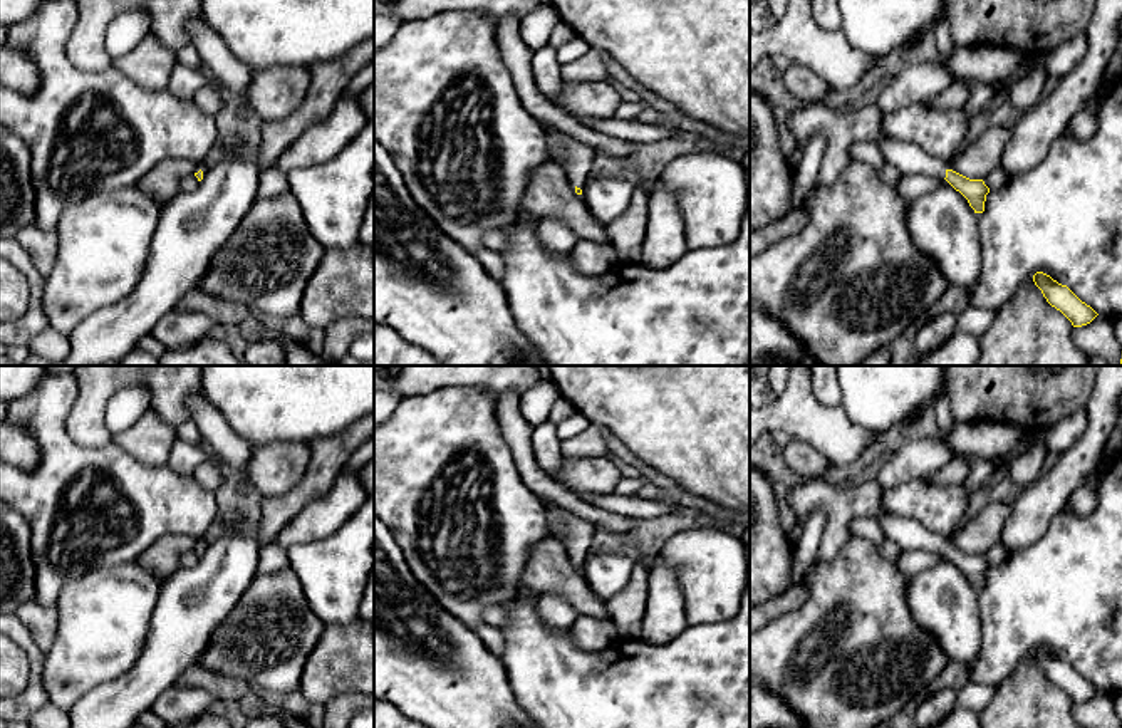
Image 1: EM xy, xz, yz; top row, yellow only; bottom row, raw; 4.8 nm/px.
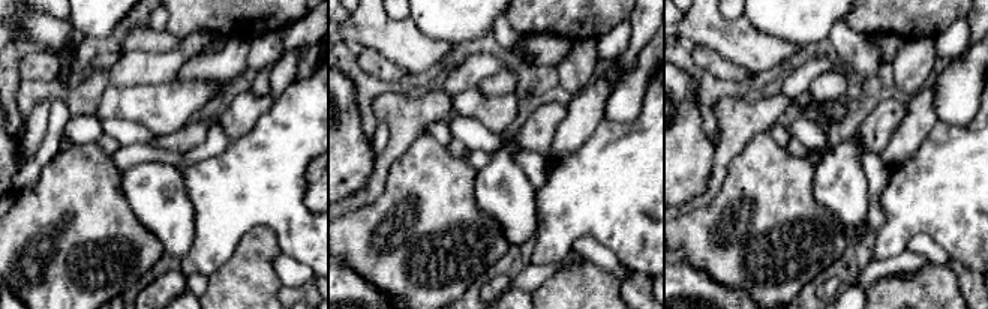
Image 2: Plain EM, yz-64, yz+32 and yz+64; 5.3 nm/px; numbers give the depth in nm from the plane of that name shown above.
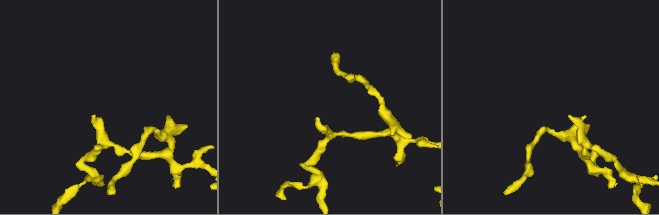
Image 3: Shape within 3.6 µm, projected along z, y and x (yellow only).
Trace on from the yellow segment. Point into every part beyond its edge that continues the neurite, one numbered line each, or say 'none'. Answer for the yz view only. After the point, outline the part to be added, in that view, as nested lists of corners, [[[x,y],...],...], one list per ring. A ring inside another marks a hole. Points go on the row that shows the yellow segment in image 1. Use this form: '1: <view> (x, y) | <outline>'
1: yz (906, 156) | [[[884,138],[877,144],[884,161],[896,166],[901,174],[946,178],[948,163],[914,143]]]

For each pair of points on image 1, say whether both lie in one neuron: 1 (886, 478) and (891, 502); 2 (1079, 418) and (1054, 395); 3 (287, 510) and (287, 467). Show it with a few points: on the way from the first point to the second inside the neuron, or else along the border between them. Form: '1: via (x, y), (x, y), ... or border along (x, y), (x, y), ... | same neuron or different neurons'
1: border along (923, 477), (884, 488) | different neurons
2: border along (1084, 408), (1064, 416), (1042, 431) | different neurons
3: border along (309, 458), (304, 477), (294, 487), (264, 497) | different neurons

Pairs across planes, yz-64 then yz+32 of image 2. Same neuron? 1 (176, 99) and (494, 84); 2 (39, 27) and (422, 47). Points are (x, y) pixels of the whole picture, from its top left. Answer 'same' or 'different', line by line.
1: different
2: same

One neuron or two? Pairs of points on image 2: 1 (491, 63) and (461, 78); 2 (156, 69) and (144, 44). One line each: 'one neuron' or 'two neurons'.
1: one neuron
2: two neurons

